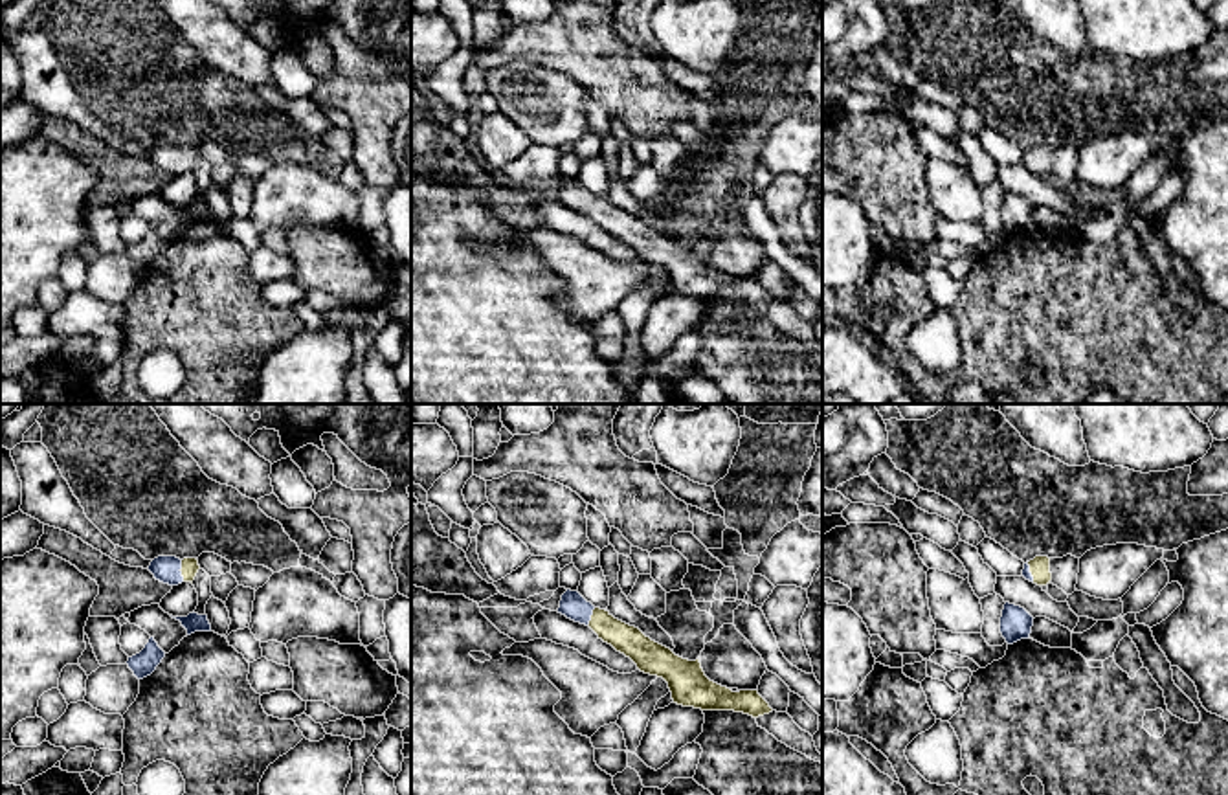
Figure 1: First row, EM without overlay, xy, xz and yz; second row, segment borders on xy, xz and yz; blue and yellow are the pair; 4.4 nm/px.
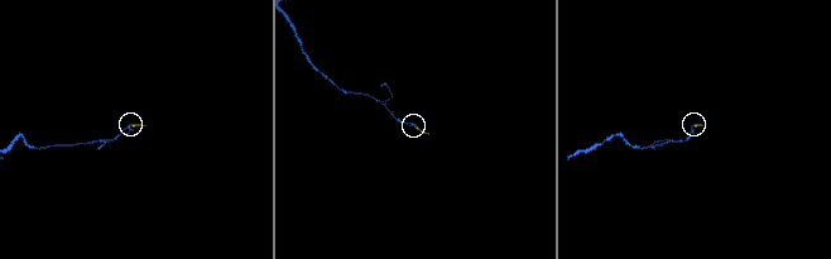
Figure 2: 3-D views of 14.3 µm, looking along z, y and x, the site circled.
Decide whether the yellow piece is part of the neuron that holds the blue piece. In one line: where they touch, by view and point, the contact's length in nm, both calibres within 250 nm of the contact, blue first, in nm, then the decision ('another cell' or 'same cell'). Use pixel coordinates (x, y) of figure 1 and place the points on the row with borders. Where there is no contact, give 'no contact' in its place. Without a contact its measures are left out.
xy (180, 571) | 100 nm | 120/80 nm | same cell

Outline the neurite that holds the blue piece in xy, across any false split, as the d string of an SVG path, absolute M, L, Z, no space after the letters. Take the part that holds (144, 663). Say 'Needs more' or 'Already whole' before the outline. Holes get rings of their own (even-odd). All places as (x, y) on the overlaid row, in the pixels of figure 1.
Already whole. M151 637L140 654L128 657L127 665L138 679L143 679L156 670L163 657L165 652L158 646L154 637Z

